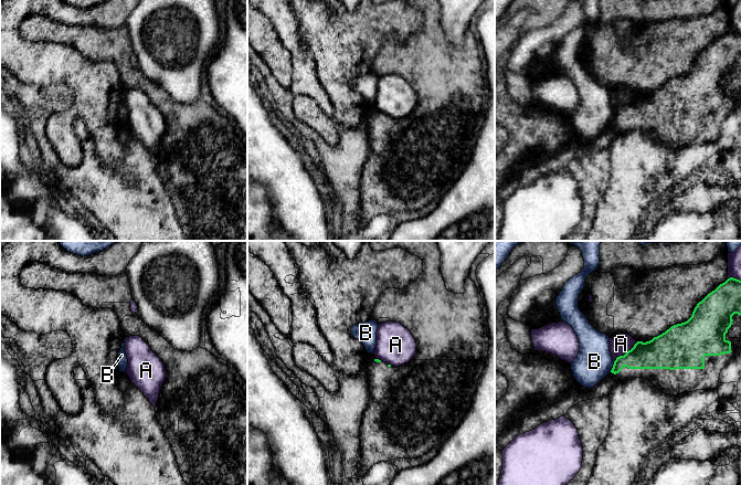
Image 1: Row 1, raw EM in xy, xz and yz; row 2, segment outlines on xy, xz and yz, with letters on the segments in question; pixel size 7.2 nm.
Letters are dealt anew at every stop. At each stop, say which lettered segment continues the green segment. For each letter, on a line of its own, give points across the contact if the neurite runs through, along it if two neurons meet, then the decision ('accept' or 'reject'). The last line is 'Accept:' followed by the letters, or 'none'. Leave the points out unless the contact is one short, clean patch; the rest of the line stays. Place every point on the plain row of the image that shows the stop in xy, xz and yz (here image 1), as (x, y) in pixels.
A: reject
B: along yz (614, 114), (610, 124) | reject
Accept: none

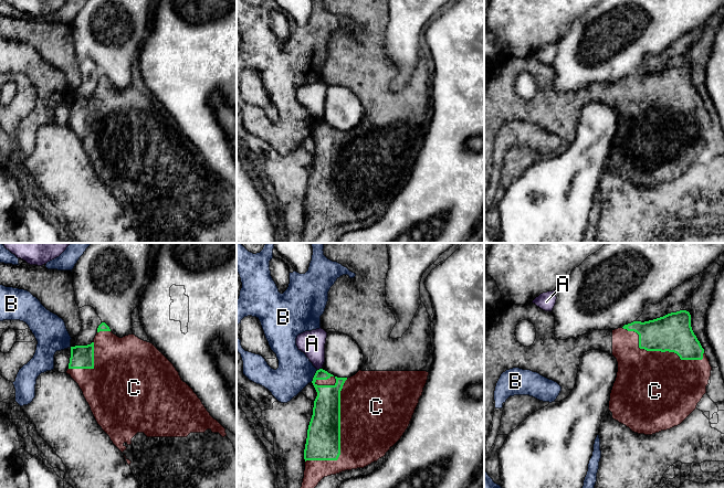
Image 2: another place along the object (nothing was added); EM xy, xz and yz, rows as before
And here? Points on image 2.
A: along xz (321, 120), (317, 123) | reject
B: reject
C: accept
Accept: C

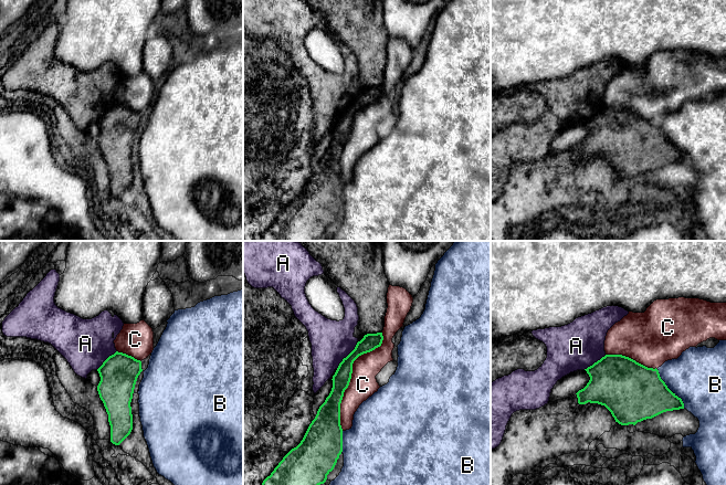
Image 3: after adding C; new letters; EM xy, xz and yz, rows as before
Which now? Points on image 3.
A: reject
B: reject
C: reject
Accept: none

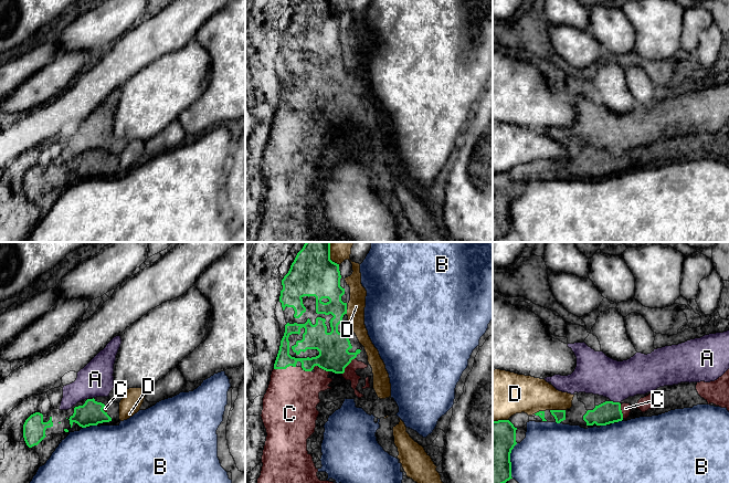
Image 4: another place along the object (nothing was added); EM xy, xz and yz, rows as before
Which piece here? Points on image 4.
A: reject
B: reject
C: accept
D: reject
Accept: C

